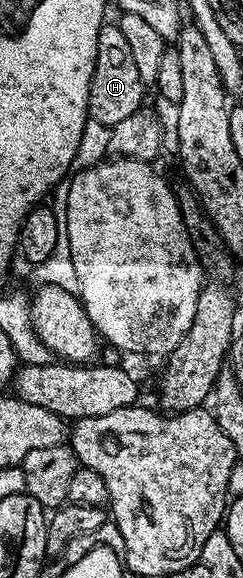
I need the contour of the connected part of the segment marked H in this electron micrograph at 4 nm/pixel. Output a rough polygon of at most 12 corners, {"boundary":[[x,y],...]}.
{"boundary":[[104,23],[87,100],[109,126],[144,104],[129,42]]}

